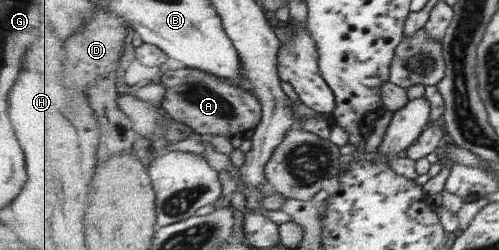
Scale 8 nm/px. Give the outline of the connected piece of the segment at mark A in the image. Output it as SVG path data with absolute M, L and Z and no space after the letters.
M183 66L181 69L167 70L161 76L160 82L166 87L163 107L169 116L186 122L198 134L246 137L261 124L263 106L257 95L215 74Z

